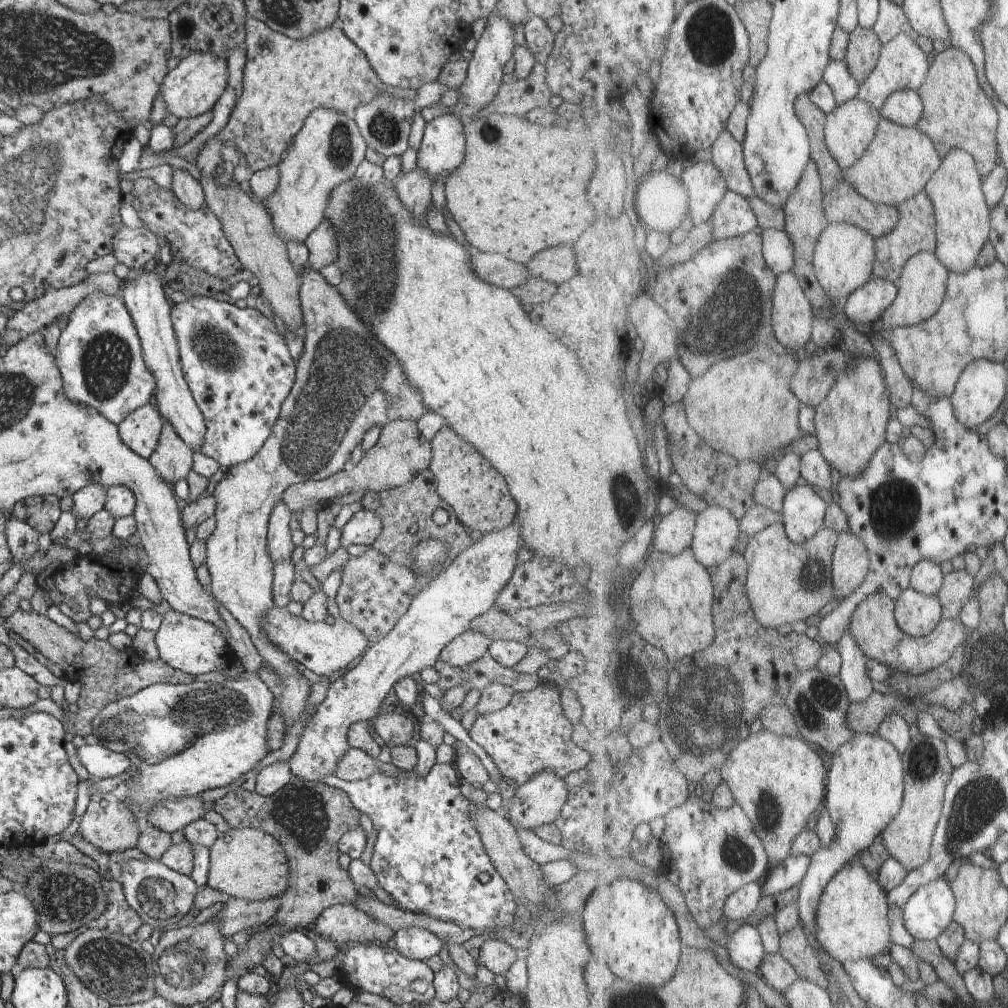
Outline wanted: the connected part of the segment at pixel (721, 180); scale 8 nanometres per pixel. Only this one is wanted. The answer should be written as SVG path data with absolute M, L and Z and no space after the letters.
M714 162L687 165L682 174L690 194L690 214L700 226L714 219L714 214L730 192L723 170Z

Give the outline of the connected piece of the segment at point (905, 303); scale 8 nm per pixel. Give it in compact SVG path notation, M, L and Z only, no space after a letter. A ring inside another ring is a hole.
M921 252L914 256L906 265L902 278L897 280L901 296L885 312L883 323L889 327L909 327L934 318L946 302L952 275L951 268L942 262L938 253Z

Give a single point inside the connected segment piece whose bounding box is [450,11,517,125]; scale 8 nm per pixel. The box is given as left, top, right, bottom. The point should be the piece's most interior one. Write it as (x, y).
(496, 46)

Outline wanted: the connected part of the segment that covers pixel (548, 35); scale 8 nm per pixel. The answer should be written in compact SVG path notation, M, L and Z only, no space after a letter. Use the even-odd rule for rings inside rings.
M533 15L524 23L525 45L532 52L536 61L545 64L553 49L555 36L543 18Z

